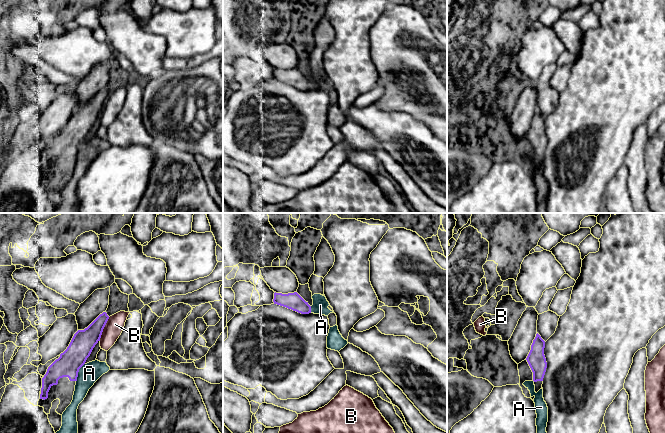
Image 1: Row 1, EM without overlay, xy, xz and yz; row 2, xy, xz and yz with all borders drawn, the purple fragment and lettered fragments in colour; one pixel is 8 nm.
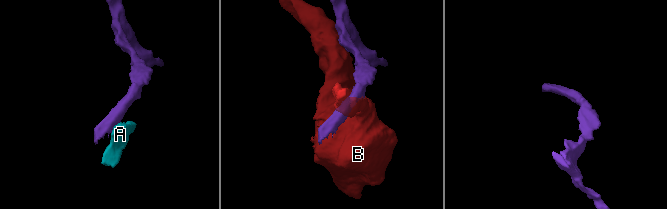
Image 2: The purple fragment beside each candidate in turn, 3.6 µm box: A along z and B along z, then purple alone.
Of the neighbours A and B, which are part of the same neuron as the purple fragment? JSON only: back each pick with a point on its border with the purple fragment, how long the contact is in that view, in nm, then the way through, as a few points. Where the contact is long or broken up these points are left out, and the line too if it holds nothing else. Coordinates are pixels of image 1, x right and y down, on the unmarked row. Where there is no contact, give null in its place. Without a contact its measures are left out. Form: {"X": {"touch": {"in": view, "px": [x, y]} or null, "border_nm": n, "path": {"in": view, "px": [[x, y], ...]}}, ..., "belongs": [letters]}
{"A": {"touch": {"in": "xy", "px": [78, 147]}, "border_nm": 170, "path": {"in": "xy", "px": [[74, 133], [74, 143], [78, 147], [89, 149]]}}, "belongs": ["A"]}

